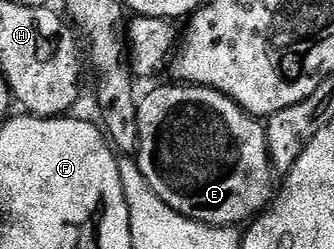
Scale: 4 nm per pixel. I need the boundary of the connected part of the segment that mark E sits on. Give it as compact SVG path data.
M169 84L170 86L158 86L155 90L150 90L146 95L141 95L138 102L138 149L136 151L136 161L140 172L144 172L144 180L152 184L152 192L164 200L176 212L188 216L197 222L203 222L206 226L224 226L227 228L237 227L237 222L249 223L258 217L263 210L269 207L276 194L276 171L270 162L270 152L268 150L268 140L266 139L265 125L229 98L224 92L213 90L210 86L188 86L185 84Z

